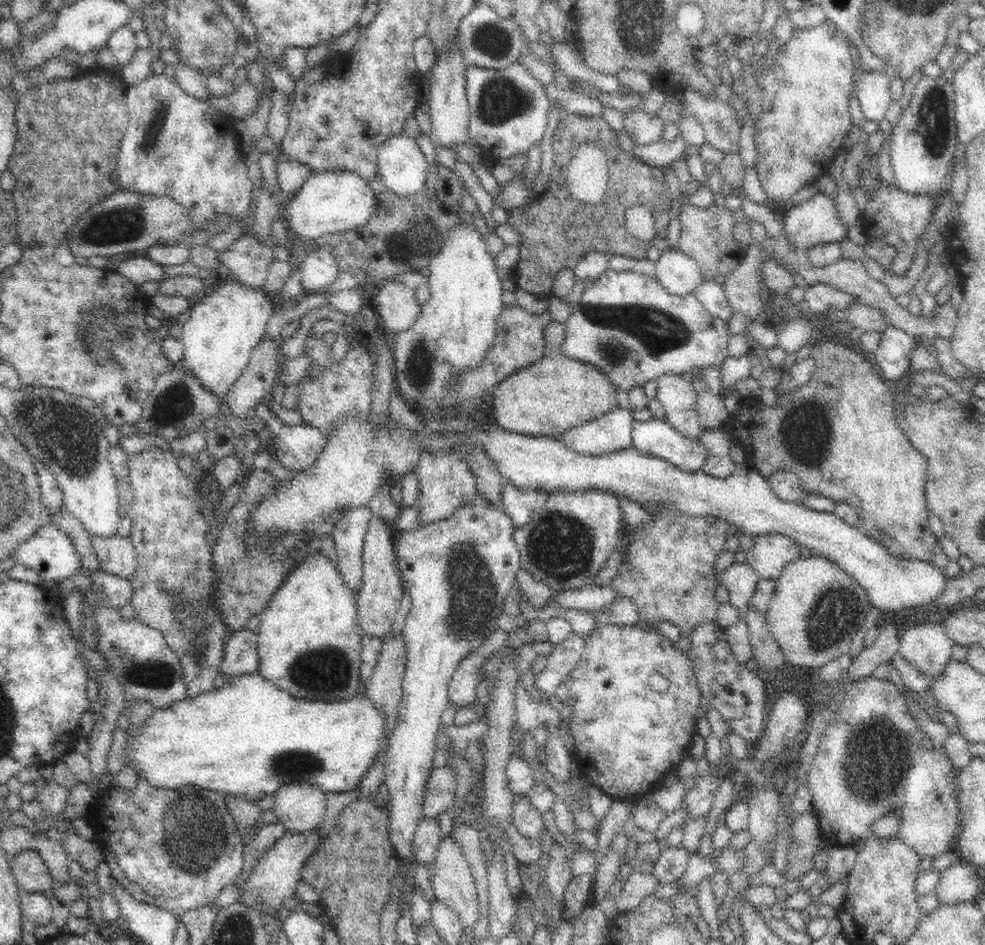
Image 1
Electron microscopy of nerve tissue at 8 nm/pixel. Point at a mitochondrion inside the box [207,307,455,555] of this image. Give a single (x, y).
(421, 355)

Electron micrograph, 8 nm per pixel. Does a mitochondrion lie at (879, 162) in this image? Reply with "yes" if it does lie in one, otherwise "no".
no

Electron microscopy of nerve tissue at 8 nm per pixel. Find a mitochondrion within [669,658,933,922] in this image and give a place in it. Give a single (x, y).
(873, 768)

